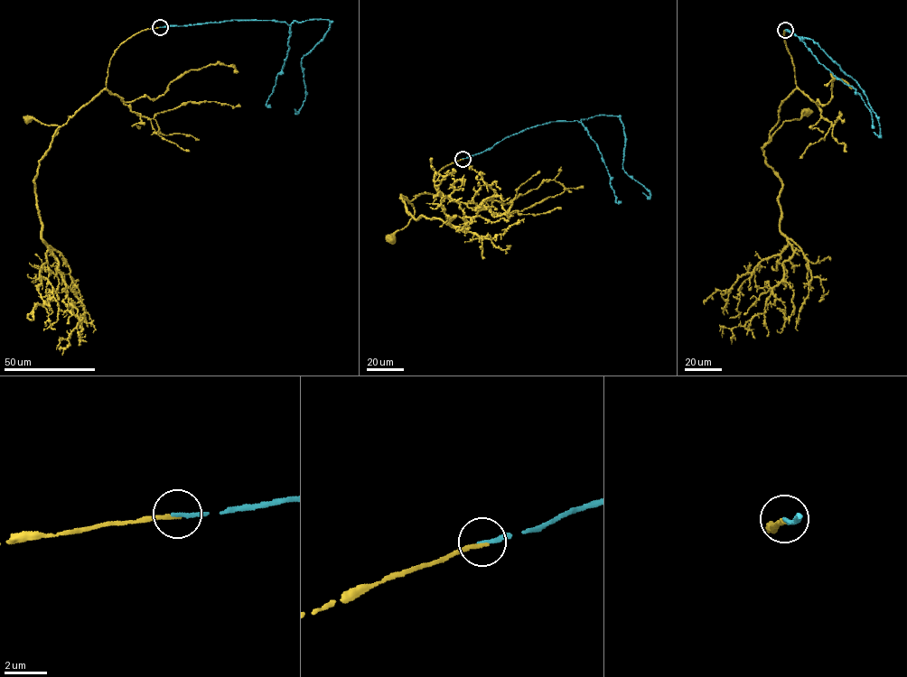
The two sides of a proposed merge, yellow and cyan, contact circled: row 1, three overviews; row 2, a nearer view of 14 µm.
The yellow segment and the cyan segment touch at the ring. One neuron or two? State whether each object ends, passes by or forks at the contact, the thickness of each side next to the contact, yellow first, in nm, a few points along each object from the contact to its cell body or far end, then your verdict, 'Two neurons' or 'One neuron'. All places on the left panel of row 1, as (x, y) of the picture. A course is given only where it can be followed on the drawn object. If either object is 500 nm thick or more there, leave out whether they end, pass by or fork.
At the ring yellow ends. At the ring cyan ends. Thickness 190 nm (yellow) against 180 nm. Course of yellow: (160, 27), (141, 31), (120, 44), (109, 60), (106, 88), (59, 126), (49, 149), (60, 126), (28, 121). Course of cyan: (160, 27), (329, 19), (323, 37), (301, 60), (306, 96), (294, 109). One neuron

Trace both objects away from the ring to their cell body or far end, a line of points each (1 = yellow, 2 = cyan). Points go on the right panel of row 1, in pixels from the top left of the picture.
1: (786, 30), (784, 38), (797, 88), (781, 102), (770, 141), (785, 121), (799, 119), (803, 112), (807, 114)
2: (785, 30), (802, 41), (801, 37), (813, 40), (856, 82), (878, 120), (880, 135), (874, 132)

